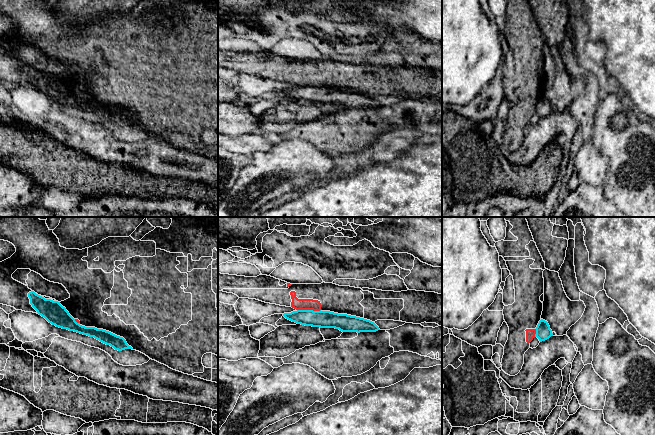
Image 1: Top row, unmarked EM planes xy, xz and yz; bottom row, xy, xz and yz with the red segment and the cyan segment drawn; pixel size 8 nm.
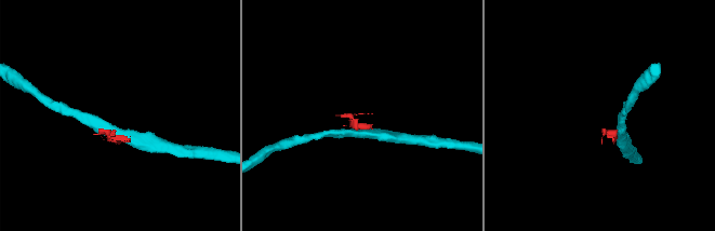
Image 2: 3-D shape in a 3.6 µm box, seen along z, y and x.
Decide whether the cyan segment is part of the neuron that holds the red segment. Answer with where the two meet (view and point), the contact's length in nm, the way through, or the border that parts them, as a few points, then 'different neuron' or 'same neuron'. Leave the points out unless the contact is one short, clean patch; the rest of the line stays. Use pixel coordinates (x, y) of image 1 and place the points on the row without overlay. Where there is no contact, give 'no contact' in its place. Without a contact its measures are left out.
contact xz (309, 85); length 190 nm; border xz (297, 85), (320, 86); different neuron

